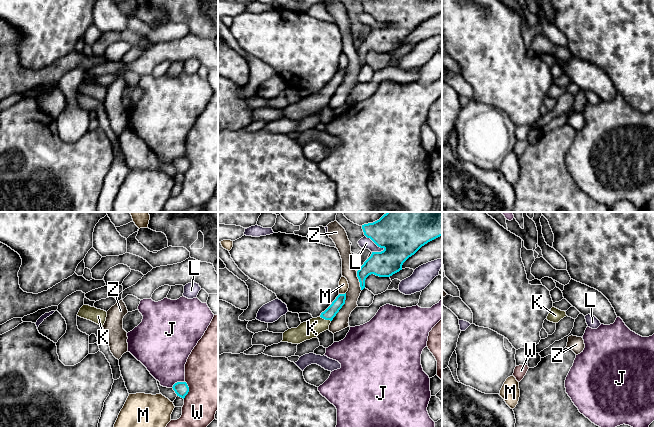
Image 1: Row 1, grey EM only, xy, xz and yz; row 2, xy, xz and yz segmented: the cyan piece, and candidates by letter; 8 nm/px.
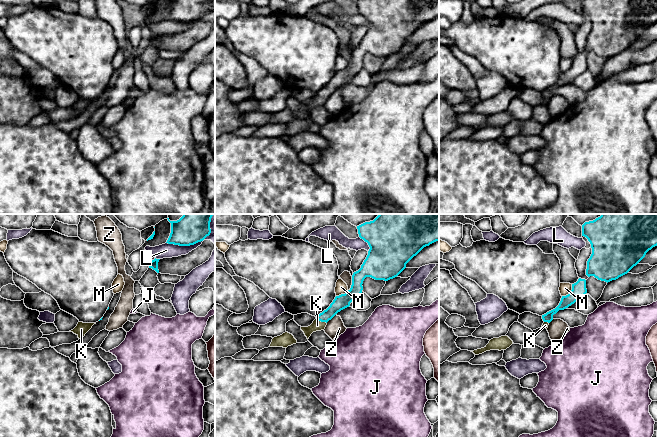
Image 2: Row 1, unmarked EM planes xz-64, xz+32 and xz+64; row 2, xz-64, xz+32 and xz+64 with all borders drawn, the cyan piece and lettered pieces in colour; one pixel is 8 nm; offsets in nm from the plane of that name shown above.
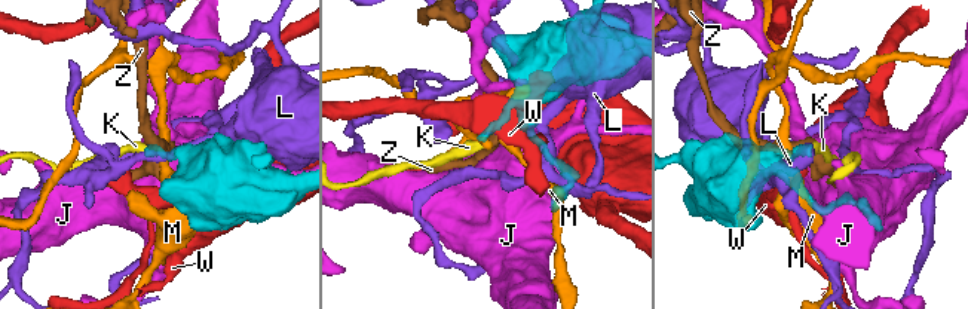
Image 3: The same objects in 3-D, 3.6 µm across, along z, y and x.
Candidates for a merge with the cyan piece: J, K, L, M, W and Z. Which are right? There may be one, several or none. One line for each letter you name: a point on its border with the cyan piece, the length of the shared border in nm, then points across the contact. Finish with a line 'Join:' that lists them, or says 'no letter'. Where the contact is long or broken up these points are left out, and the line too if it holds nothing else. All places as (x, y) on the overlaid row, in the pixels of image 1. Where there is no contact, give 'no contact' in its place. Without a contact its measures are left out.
K: meets cyan in xz at (325, 319); contact 100 nm long; runs through xz (333, 309), (325, 319), (312, 328)
Join: K

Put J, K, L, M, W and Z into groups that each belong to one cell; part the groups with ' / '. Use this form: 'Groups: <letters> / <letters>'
Groups: J / K / L / M / W / Z

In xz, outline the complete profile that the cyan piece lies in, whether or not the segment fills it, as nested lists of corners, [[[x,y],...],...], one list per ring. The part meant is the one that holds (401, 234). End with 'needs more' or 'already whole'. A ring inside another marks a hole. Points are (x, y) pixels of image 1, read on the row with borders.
[[[387,212],[379,220],[362,225],[362,229],[384,250],[372,252],[357,271],[361,290],[369,275],[392,276],[422,246],[442,236],[442,212]]]; already whole

